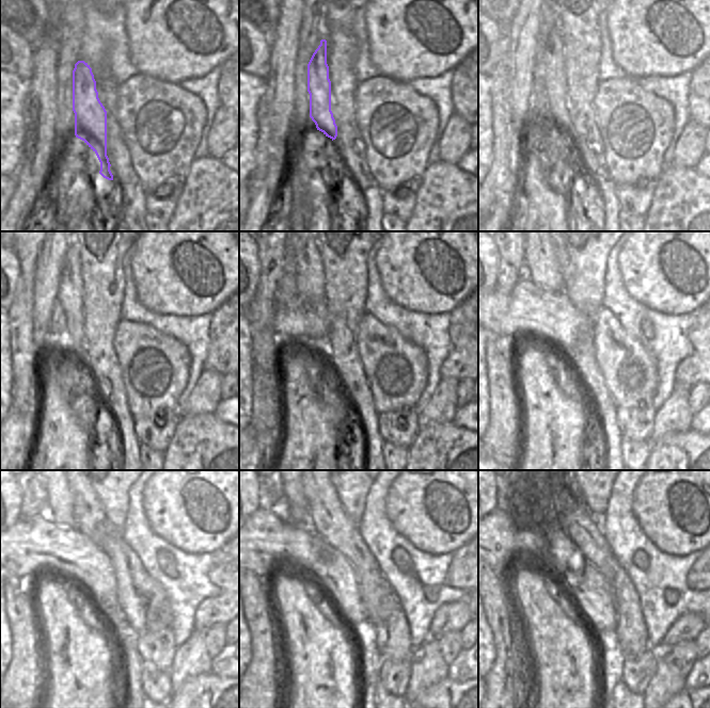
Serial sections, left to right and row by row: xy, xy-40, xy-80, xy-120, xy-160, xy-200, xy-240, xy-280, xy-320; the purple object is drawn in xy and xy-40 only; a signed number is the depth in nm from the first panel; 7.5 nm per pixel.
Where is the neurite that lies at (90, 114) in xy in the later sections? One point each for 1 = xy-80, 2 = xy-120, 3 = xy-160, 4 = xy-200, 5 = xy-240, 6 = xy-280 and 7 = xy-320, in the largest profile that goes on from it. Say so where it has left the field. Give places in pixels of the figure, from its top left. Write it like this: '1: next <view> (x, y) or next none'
1: next xy-80 (550, 55)
2: next xy-120 (69, 290)
3: next xy-160 (310, 278)
4: next xy-200 (541, 267)
5: next xy-240 (59, 497)
6: next xy-280 (294, 508)
7: next xy-320 (533, 508)

